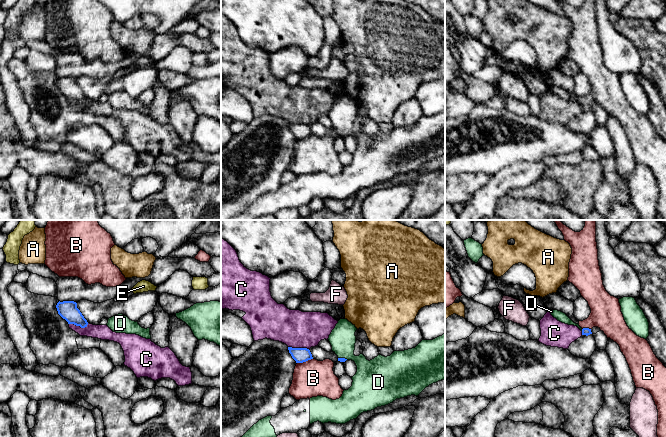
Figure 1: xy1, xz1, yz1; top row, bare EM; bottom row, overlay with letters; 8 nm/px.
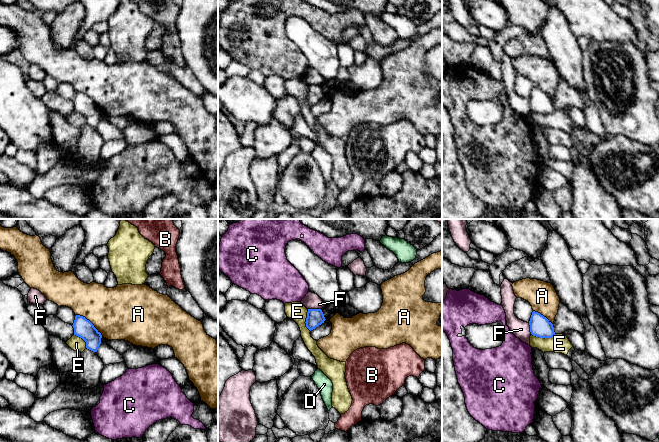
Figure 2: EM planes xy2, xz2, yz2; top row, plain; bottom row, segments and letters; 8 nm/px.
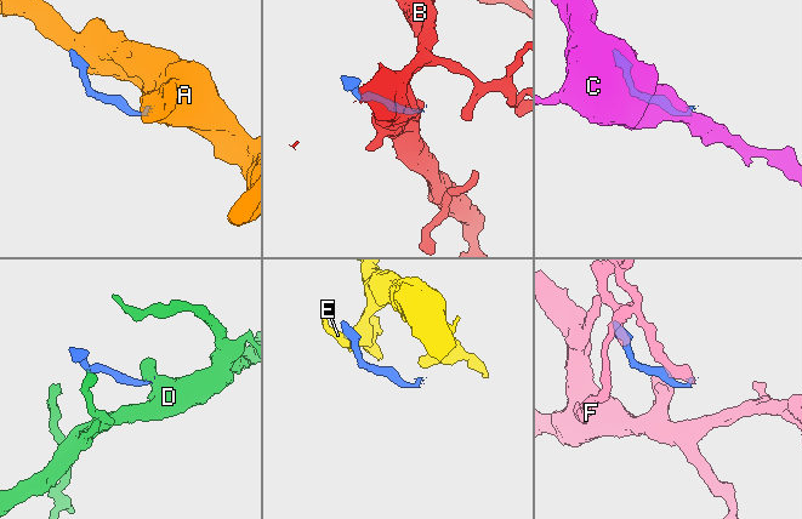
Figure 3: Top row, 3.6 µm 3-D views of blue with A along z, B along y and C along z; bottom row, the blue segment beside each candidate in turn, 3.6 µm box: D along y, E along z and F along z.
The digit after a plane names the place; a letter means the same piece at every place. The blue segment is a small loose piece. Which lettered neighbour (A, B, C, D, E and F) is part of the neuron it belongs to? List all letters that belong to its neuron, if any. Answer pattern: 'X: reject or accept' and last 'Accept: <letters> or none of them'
A: reject
B: reject
C: reject
D: accept
E: reject
F: reject
Accept: D

